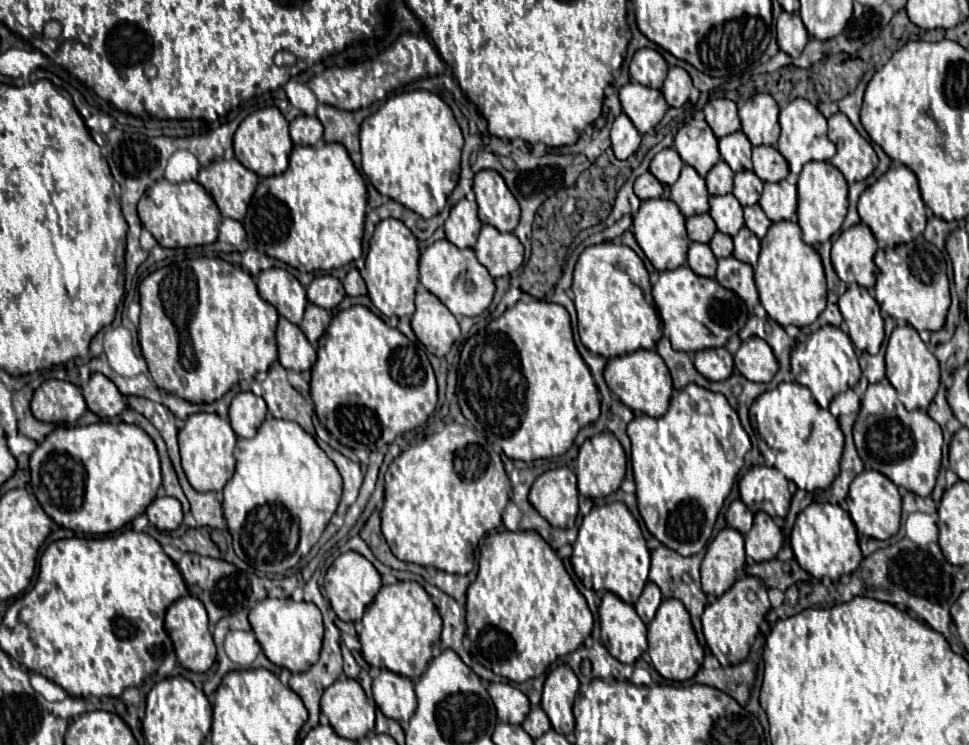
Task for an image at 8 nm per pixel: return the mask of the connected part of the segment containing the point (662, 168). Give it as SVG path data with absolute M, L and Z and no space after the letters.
M663 149L651 159L651 173L663 183L673 185L679 179L679 173L683 169L683 161L675 149Z

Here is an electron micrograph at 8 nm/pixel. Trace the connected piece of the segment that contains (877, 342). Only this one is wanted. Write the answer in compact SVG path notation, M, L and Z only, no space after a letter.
M853 283L839 297L839 309L855 349L875 355L885 339L883 317L877 301L865 287Z

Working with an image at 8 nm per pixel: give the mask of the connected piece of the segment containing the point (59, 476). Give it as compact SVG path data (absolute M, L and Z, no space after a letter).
M123 421L93 423L87 427L55 427L55 431L31 453L31 487L45 513L61 527L81 535L105 535L121 529L155 499L161 485L159 455L151 437Z

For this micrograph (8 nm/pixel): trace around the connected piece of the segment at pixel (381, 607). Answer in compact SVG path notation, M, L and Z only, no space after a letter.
M399 581L379 589L363 615L361 653L371 667L389 669L397 675L419 679L433 659L433 641L441 637L441 617L427 591L415 581Z

